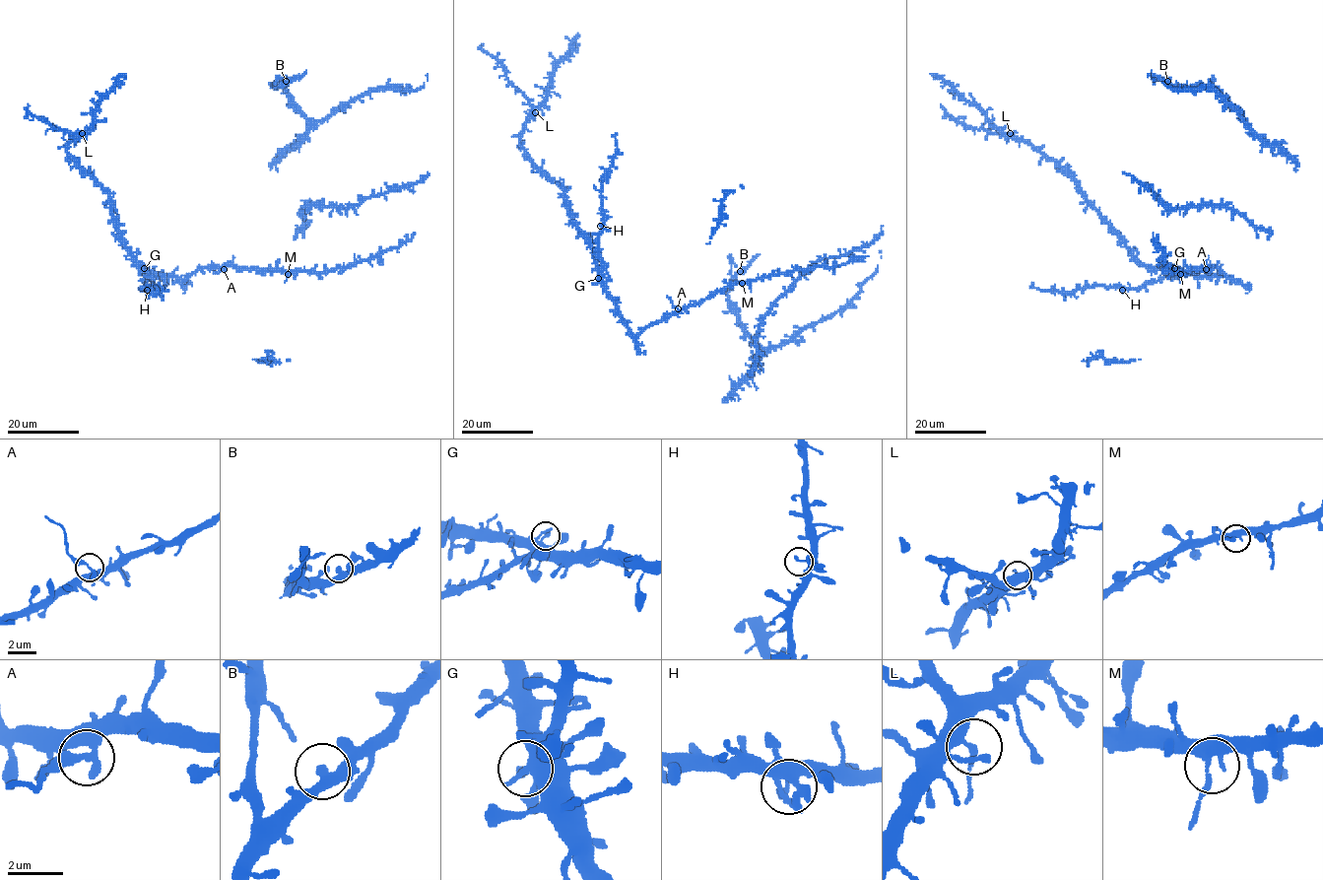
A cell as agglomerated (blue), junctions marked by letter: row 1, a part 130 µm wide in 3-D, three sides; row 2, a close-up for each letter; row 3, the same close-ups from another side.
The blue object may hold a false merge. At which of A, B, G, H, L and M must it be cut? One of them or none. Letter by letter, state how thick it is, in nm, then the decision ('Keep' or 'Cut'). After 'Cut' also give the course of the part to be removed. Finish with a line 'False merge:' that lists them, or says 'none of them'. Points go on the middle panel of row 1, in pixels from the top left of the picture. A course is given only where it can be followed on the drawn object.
A: Thickness 320 nm. Cut. Course of the part to remove: (677, 309), (666, 296)
B: Thickness 340 nm. Keep
G: Thickness 240 nm. Keep
H: Thickness 220 nm. Keep
L: Thickness 190 nm. Keep
M: Thickness 320 nm. Keep
False merge: A

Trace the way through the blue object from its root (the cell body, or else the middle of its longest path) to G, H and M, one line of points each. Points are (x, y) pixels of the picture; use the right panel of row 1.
G: (1197, 268), (1216, 266), (1232, 279), (1178, 274), (1174, 268)
H: (1197, 268), (1216, 266), (1232, 279), (1166, 274), (1138, 287), (1122, 290)
M: (1197, 268), (1183, 269), (1180, 274)

